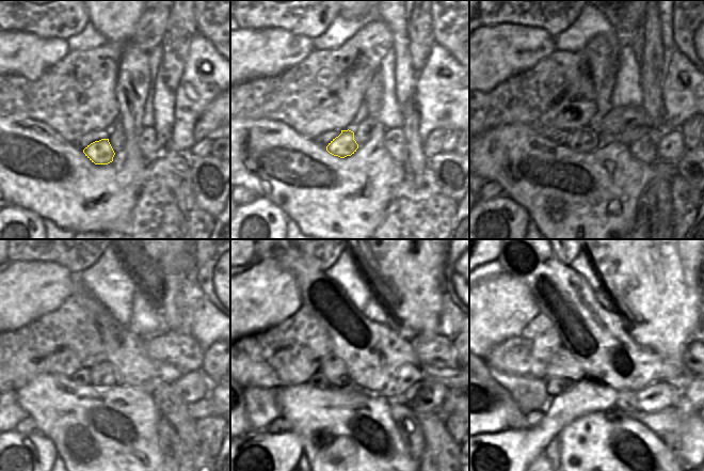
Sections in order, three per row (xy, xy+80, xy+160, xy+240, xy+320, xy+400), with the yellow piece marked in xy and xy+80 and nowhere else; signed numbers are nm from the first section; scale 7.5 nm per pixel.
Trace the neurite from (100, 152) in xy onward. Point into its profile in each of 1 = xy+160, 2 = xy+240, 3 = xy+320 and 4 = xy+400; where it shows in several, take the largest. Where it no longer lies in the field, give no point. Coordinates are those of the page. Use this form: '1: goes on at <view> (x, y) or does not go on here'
1: goes on at xy+160 (586, 139)
2: goes on at xy+240 (104, 374)
3: goes on at xy+320 (335, 370)
4: goes on at xy+400 (563, 364)

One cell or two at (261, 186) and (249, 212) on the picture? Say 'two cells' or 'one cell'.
two cells

